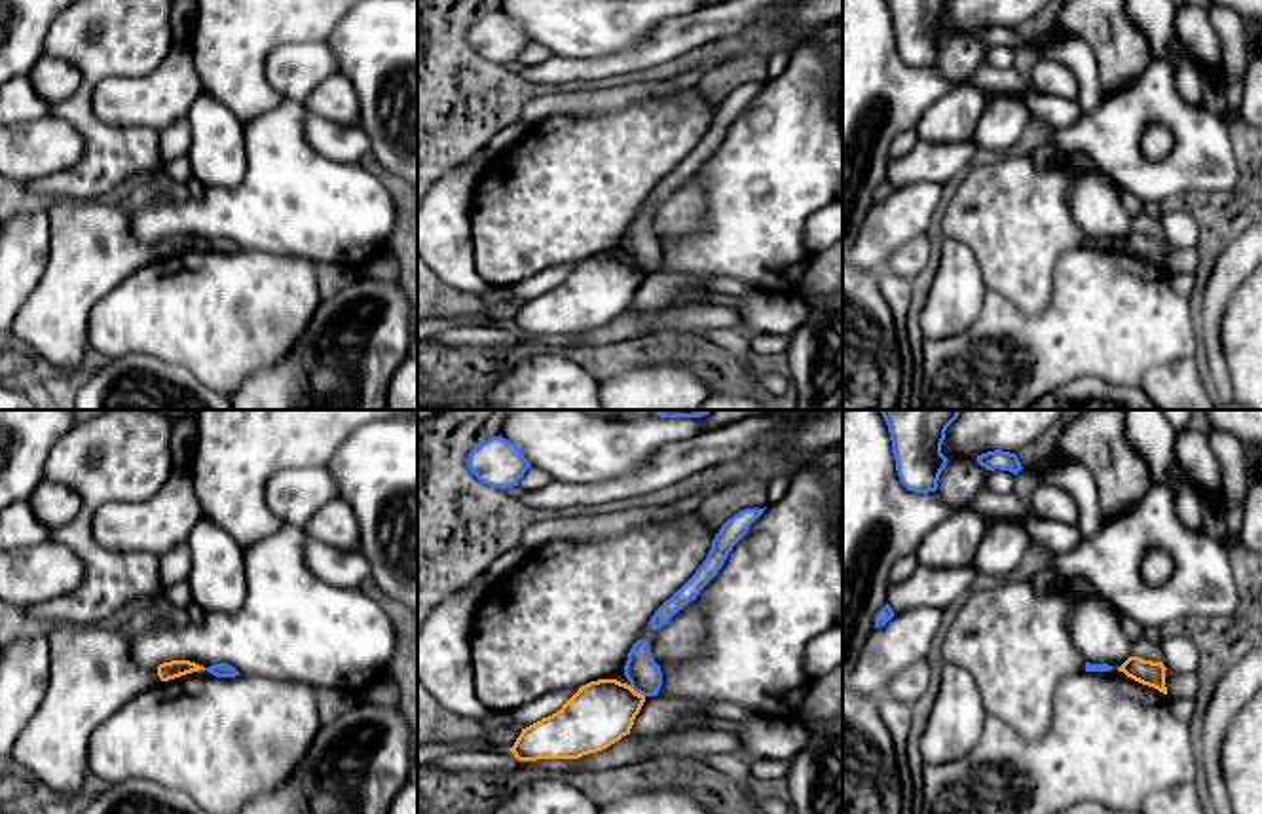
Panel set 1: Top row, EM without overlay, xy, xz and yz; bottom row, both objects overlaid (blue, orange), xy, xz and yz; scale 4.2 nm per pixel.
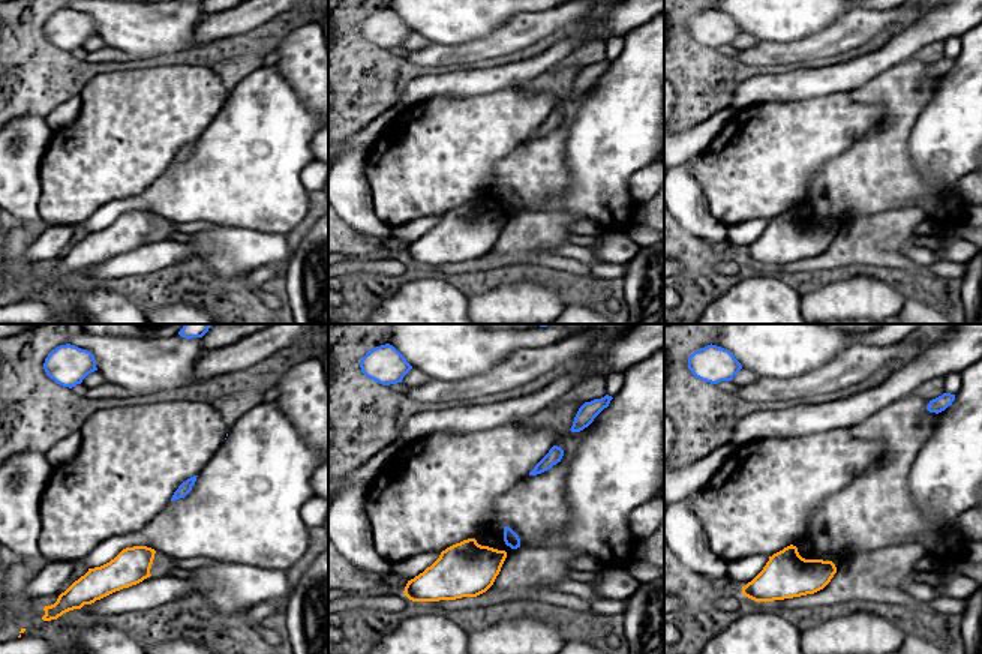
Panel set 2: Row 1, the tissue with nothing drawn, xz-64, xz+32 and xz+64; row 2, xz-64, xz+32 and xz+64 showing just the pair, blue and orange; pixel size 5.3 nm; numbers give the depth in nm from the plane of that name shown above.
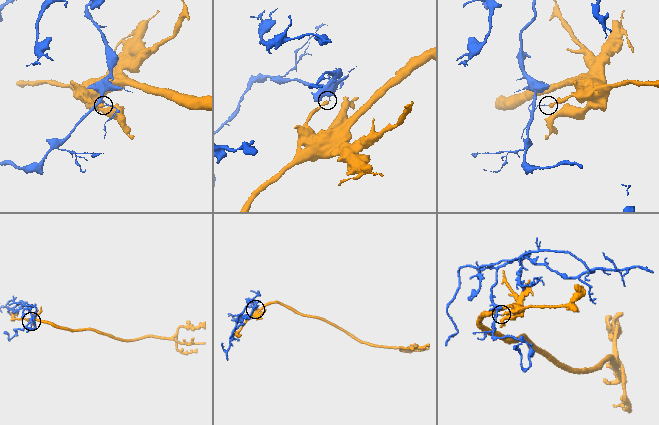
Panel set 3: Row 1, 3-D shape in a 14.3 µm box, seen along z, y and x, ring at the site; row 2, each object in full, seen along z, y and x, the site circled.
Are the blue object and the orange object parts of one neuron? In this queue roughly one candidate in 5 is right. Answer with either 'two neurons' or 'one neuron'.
two neurons

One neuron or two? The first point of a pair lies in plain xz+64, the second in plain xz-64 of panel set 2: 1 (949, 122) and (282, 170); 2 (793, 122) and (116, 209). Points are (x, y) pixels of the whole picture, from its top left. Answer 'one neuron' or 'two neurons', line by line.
1: one neuron
2: two neurons

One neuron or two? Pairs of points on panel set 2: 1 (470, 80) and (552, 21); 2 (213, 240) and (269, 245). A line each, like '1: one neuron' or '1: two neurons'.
1: two neurons
2: one neuron

